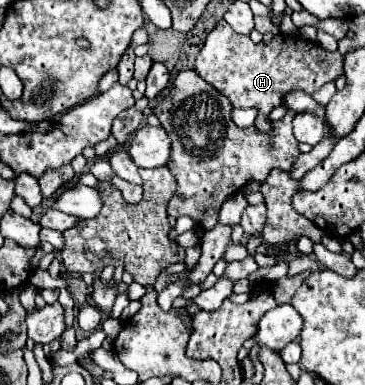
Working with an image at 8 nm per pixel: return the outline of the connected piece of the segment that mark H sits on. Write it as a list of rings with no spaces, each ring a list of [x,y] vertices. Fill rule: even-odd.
[[[225,20],[217,22],[217,26],[207,34],[203,48],[197,54],[195,60],[195,70],[199,76],[203,76],[205,82],[209,82],[211,86],[217,88],[219,94],[227,96],[233,108],[255,108],[259,114],[255,118],[255,128],[259,132],[271,132],[271,120],[269,114],[273,108],[283,104],[285,94],[293,92],[293,90],[303,90],[309,96],[315,94],[323,84],[335,80],[337,76],[341,76],[343,68],[343,56],[339,52],[327,52],[323,50],[317,42],[309,42],[299,38],[299,34],[279,34],[275,36],[269,44],[253,44],[253,40],[249,36],[241,36],[237,34]]]

